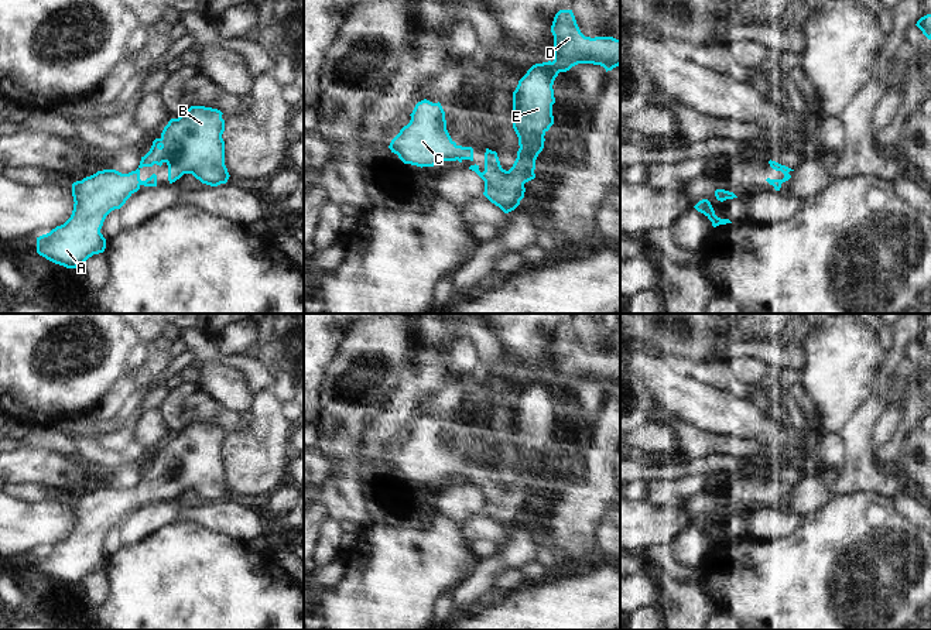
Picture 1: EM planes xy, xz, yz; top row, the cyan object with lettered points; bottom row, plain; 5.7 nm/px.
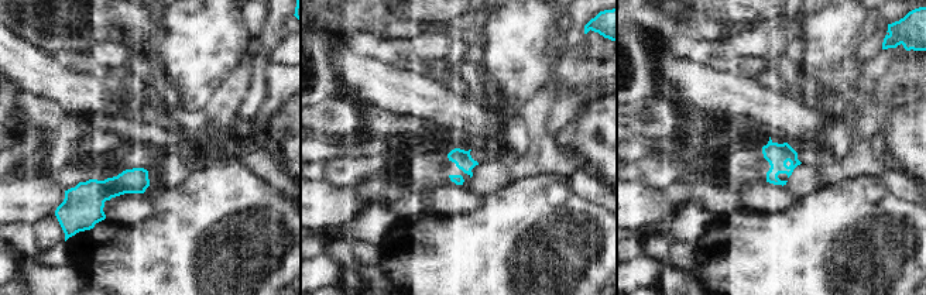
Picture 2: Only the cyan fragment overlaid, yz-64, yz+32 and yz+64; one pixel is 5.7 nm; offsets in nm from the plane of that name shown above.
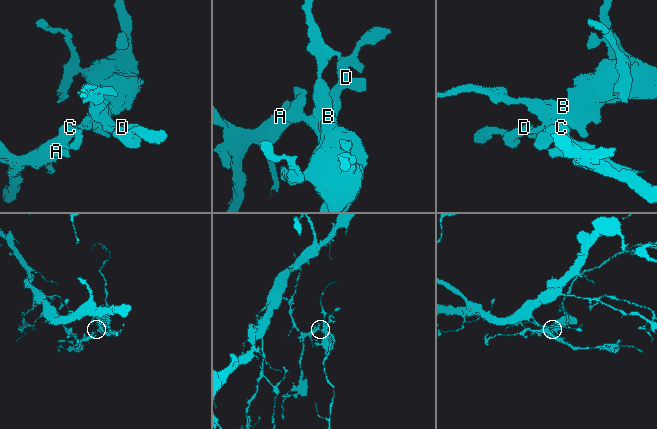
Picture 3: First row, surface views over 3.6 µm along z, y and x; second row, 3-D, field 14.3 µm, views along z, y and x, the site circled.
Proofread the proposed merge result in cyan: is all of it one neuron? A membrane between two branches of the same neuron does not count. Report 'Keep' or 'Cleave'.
Keep.

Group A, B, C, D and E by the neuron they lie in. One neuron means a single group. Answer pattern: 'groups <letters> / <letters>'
groups A B C D E

